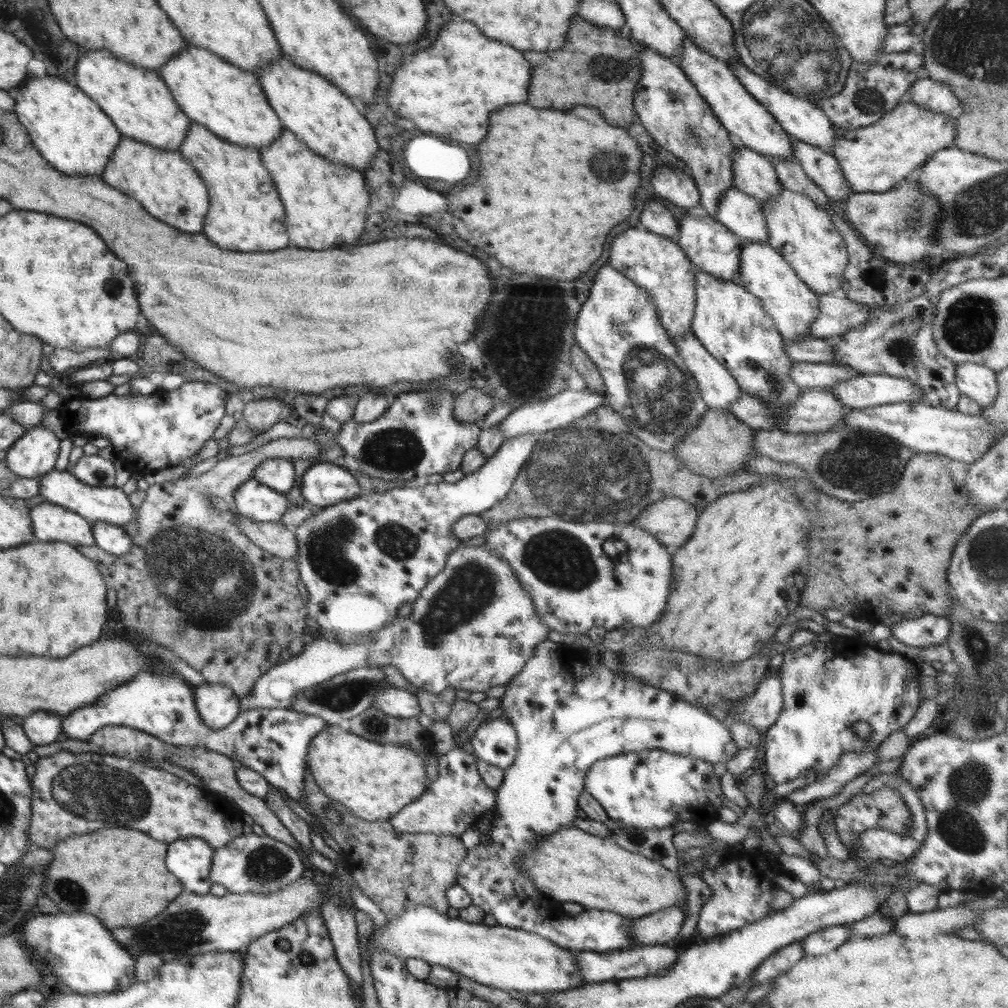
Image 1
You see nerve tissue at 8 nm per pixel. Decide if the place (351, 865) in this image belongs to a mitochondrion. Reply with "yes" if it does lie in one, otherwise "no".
no

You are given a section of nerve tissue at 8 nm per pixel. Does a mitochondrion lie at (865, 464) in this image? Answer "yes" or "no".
yes

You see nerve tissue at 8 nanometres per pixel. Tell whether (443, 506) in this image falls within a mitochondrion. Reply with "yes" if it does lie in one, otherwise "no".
no

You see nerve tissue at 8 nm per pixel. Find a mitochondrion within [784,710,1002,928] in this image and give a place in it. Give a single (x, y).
(968, 783)

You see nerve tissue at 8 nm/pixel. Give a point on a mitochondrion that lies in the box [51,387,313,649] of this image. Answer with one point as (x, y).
(211, 580)

